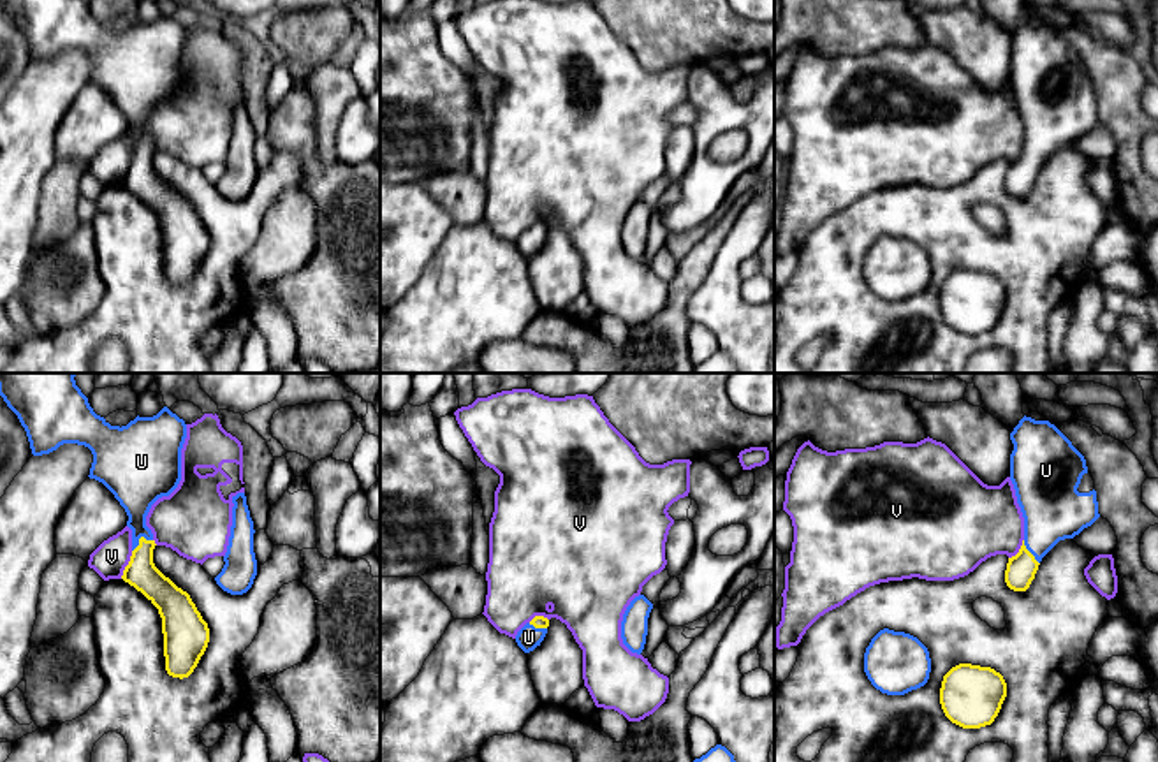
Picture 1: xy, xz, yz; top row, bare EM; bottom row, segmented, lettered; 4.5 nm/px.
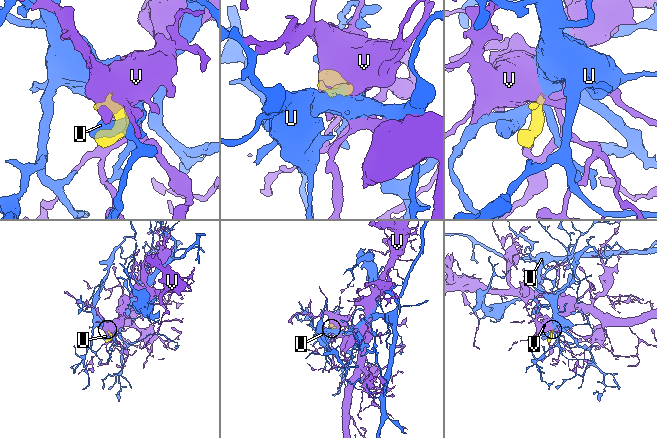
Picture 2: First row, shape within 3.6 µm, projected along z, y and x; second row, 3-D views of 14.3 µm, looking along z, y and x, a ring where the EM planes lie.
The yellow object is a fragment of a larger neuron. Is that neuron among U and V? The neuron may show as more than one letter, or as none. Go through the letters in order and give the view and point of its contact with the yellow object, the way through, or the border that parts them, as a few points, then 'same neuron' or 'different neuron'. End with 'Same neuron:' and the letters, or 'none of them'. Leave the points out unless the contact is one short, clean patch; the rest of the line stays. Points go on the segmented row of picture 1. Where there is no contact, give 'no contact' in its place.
U: contact xy (139, 539); different neuron
V: contact xy (127, 565); border xy (132, 551), (120, 578); different neuron
Same neuron: none of them

